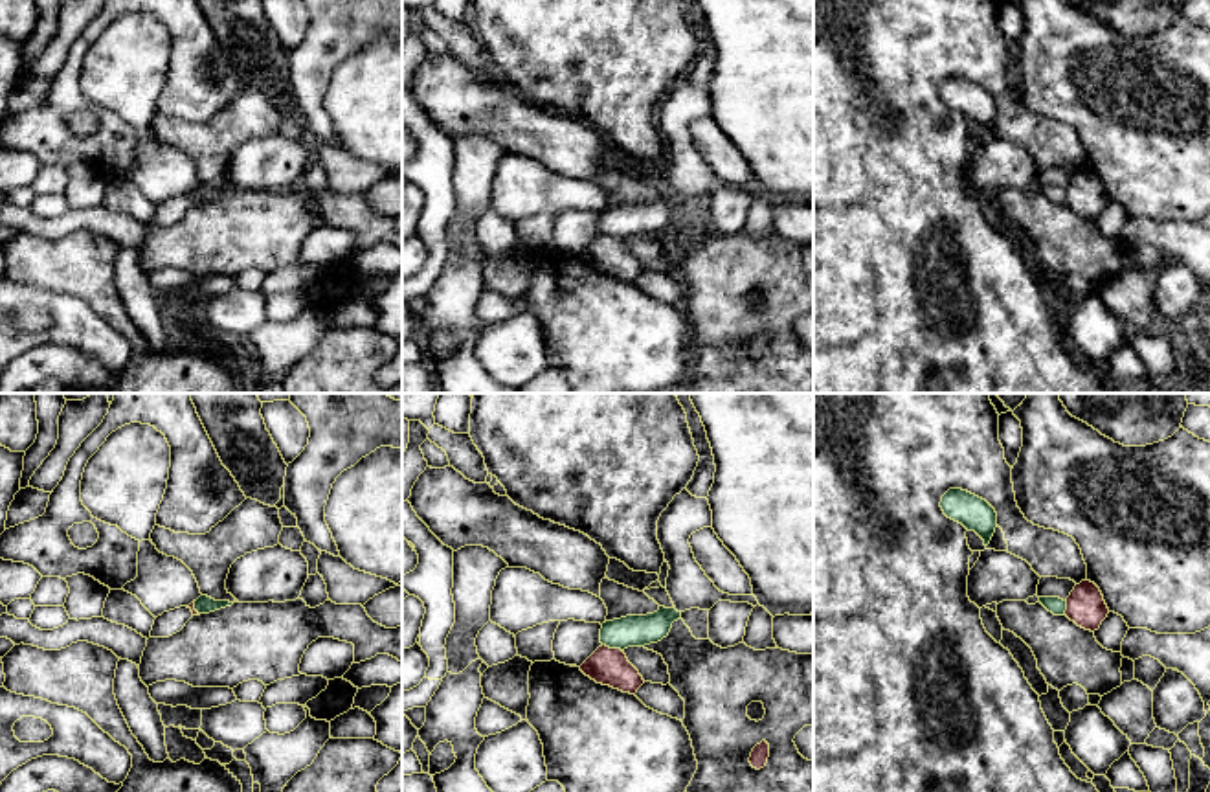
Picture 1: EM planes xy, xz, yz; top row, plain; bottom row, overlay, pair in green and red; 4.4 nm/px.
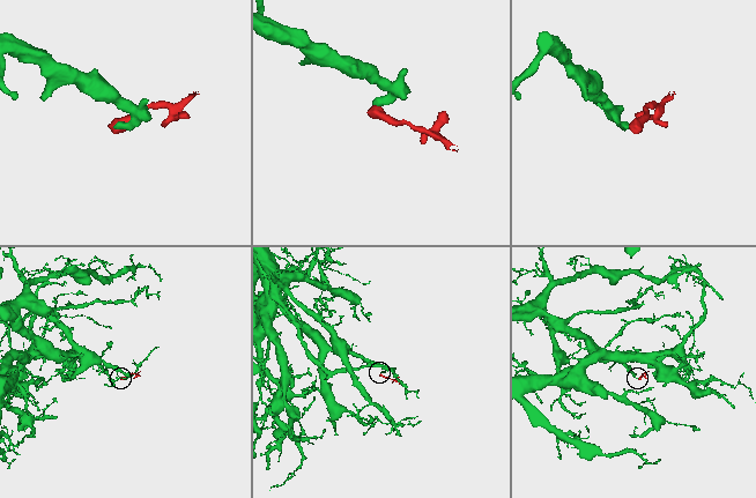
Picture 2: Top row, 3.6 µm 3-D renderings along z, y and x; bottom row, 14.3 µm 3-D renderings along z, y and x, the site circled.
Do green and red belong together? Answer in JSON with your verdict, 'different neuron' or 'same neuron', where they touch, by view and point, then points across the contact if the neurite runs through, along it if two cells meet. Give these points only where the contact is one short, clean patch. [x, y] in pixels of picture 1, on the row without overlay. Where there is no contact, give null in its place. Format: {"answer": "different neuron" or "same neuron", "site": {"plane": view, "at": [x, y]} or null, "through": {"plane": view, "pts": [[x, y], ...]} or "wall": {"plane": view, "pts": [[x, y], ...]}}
{"answer": "different neuron", "site": {"plane": "xz", "at": [612, 236]}, "wall": {"plane": "xz", "pts": [[603, 232], [621, 239]]}}

